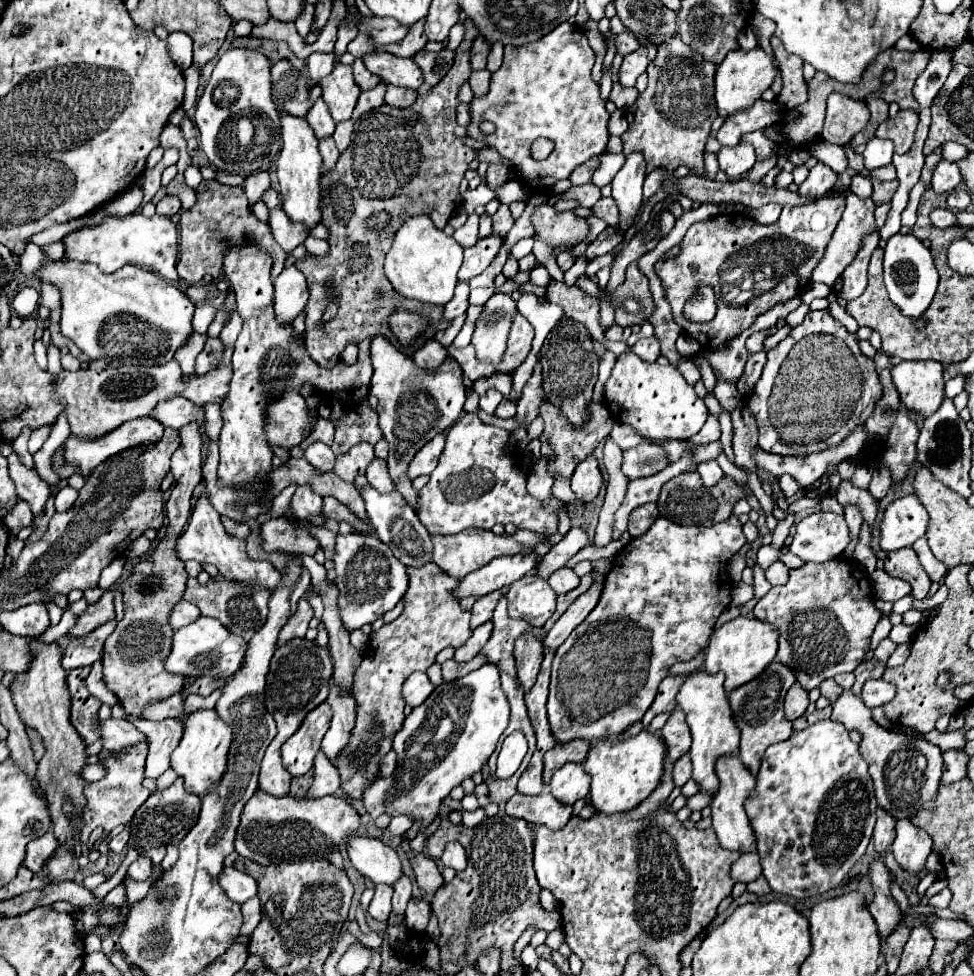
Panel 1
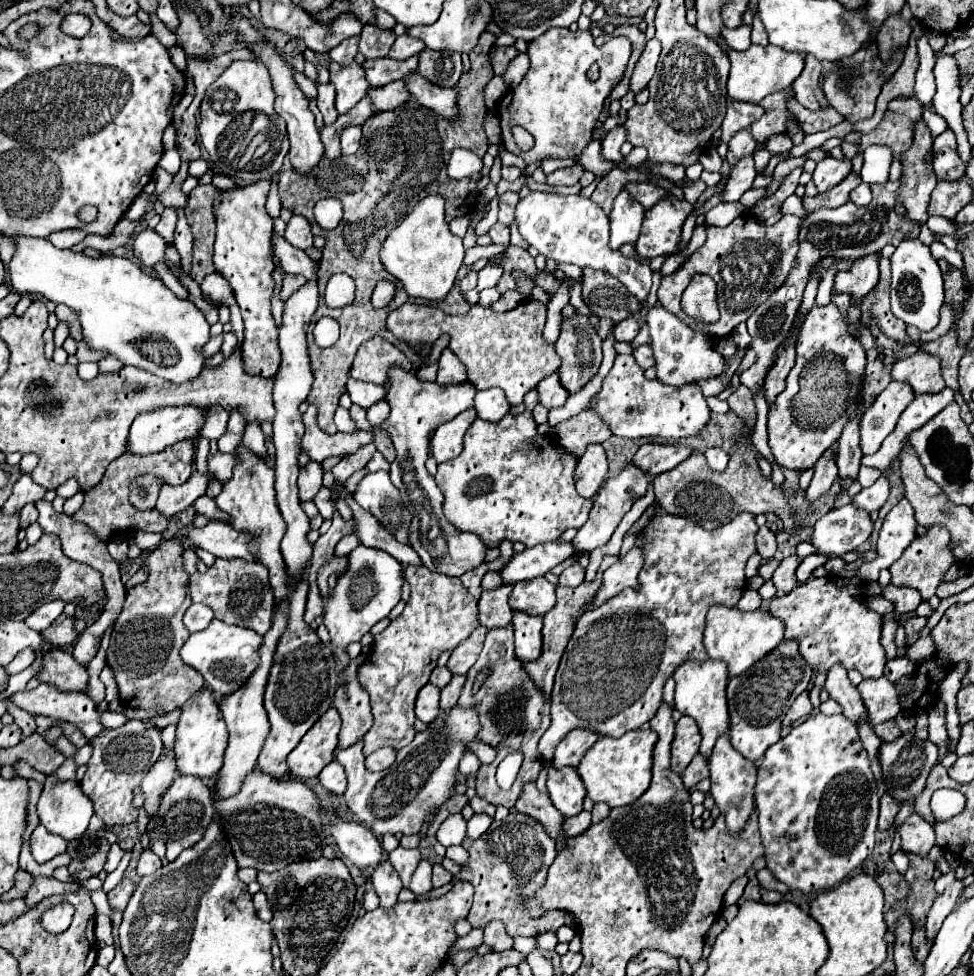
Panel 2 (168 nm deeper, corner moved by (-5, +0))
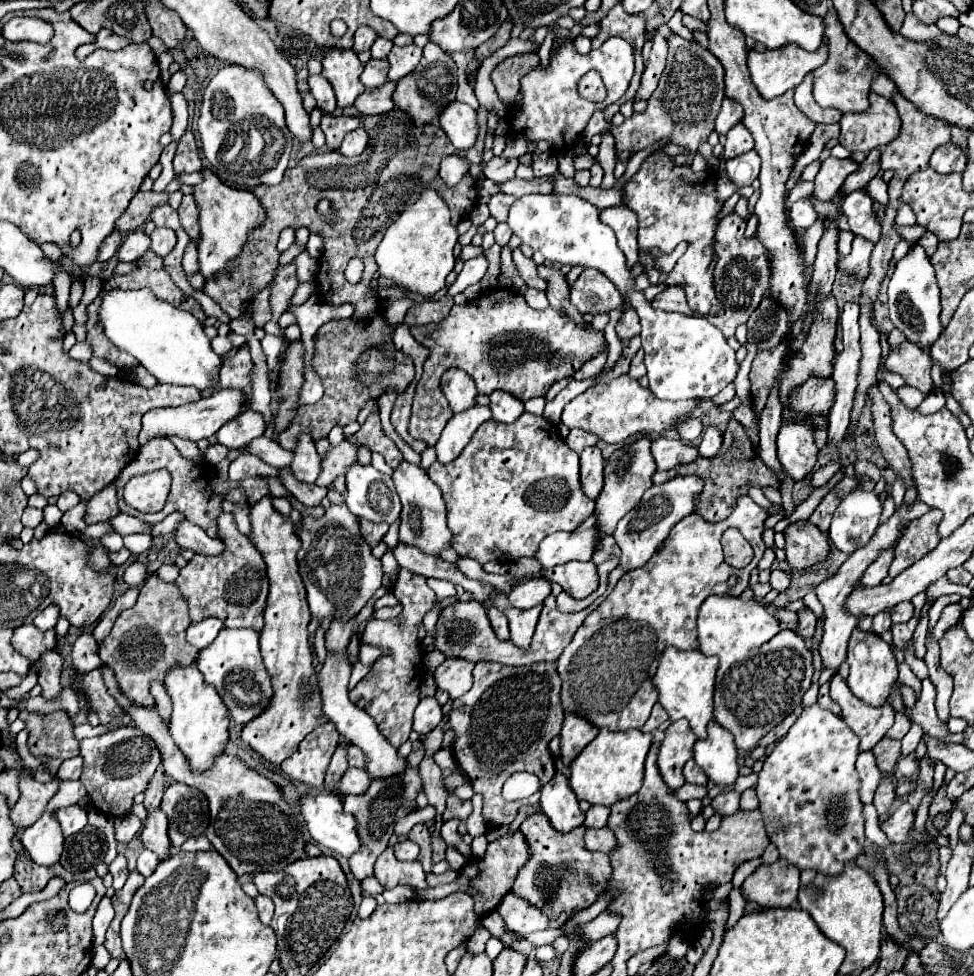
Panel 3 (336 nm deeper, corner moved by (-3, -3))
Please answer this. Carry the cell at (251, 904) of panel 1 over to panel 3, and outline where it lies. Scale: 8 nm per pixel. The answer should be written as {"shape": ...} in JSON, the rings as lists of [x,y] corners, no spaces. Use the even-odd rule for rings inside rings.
{"shape":[[[258,894],[258,896],[254,898],[254,902],[256,902],[256,906],[258,906],[258,914],[260,914],[262,924],[270,924],[272,914],[274,914],[274,902],[272,902],[268,896],[262,896],[262,894]]]}

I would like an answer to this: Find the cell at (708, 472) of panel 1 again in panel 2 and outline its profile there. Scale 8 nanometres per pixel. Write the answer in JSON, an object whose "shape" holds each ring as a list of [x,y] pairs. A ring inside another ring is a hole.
{"shape":[[[710,447],[710,449],[706,449],[704,455],[706,455],[706,459],[708,459],[708,463],[710,463],[712,469],[724,471],[724,467],[726,467],[726,463],[728,463],[728,453],[726,453],[724,449],[720,449],[720,447]]]}

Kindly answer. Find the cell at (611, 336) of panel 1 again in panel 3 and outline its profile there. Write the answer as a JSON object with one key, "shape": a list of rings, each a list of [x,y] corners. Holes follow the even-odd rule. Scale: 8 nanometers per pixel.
{"shape":[[[630,306],[630,308],[624,310],[620,322],[616,324],[616,334],[618,334],[620,340],[630,340],[630,338],[638,336],[638,330],[640,330],[640,326],[638,326],[638,314]]]}

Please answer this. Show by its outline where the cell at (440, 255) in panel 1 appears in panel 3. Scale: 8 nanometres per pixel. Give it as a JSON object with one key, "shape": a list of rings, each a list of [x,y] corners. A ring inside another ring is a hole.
{"shape":[[[424,190],[422,196],[406,208],[400,218],[386,230],[378,250],[376,264],[384,278],[390,278],[396,286],[410,292],[418,292],[424,298],[432,298],[446,286],[446,276],[454,268],[454,246],[458,232],[450,224],[450,210],[436,190]]]}

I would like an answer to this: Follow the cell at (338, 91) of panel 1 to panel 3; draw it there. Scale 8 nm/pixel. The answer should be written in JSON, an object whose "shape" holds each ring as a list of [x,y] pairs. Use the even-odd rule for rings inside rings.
{"shape":[[[328,50],[322,60],[322,76],[332,84],[338,100],[338,108],[348,108],[354,104],[366,88],[360,82],[364,66],[352,50]]]}

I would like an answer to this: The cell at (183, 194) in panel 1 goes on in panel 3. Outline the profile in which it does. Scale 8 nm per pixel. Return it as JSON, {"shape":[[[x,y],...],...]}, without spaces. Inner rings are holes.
{"shape":[[[138,192],[130,200],[130,206],[122,214],[122,218],[118,218],[116,230],[124,232],[124,234],[134,232],[148,220],[148,216],[154,208],[164,206],[164,204],[168,204],[168,192],[158,192],[158,194],[156,192]]]}

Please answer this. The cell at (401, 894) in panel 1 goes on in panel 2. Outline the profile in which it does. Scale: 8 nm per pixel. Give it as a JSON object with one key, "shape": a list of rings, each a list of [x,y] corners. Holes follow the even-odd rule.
{"shape":[[[398,847],[398,849],[394,849],[388,855],[388,859],[394,865],[394,869],[398,871],[404,887],[408,887],[410,877],[414,873],[416,865],[422,861],[422,853],[420,853],[420,849],[404,849],[404,847]]]}

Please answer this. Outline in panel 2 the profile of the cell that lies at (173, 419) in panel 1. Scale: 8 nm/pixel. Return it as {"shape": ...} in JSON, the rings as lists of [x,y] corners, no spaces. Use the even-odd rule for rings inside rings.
{"shape":[[[210,407],[210,411],[212,411],[212,415],[208,415],[208,423],[204,425],[204,431],[200,435],[208,437],[208,439],[220,439],[226,433],[230,411],[226,411],[222,407]]]}

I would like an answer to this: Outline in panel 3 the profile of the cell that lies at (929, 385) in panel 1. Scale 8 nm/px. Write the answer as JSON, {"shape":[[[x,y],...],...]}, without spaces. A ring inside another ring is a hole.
{"shape":[[[912,342],[902,344],[898,352],[892,350],[886,360],[886,368],[890,372],[900,374],[908,386],[918,388],[922,394],[930,394],[934,390],[934,382],[930,378],[930,366],[932,366],[930,354],[914,346]]]}

